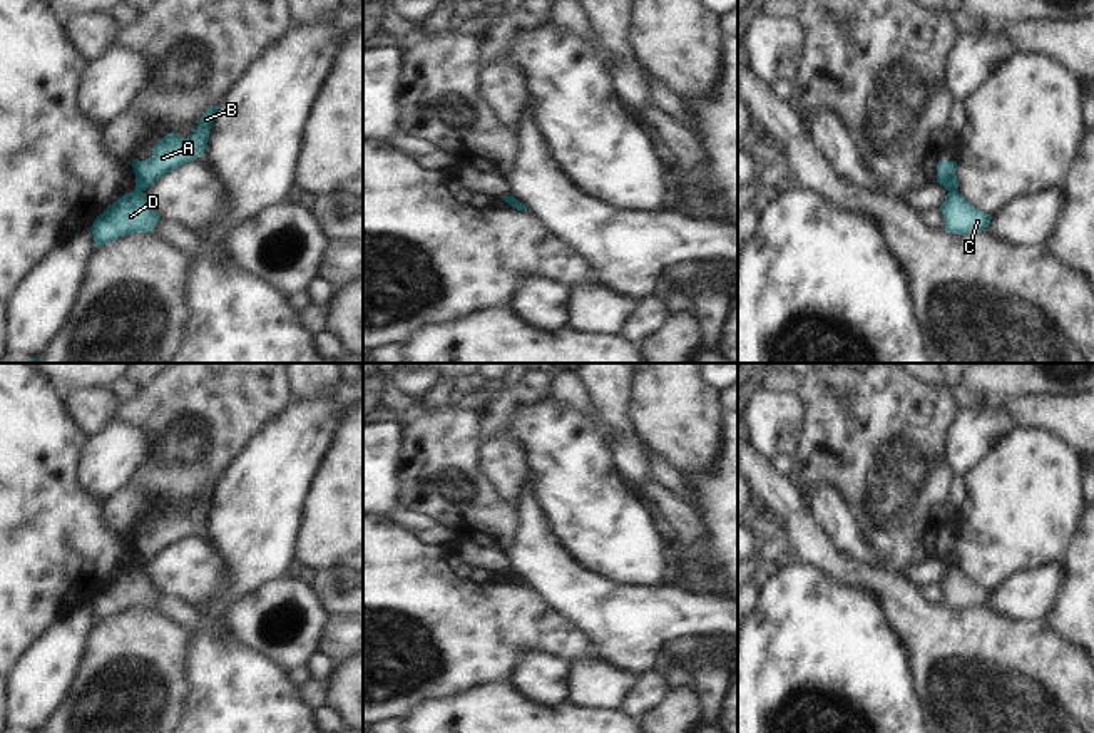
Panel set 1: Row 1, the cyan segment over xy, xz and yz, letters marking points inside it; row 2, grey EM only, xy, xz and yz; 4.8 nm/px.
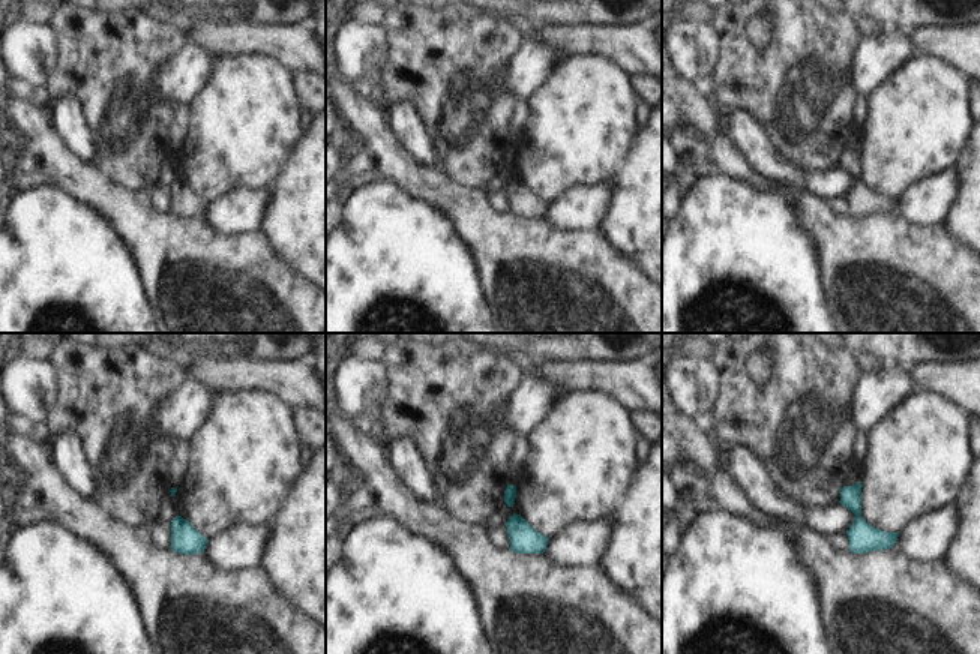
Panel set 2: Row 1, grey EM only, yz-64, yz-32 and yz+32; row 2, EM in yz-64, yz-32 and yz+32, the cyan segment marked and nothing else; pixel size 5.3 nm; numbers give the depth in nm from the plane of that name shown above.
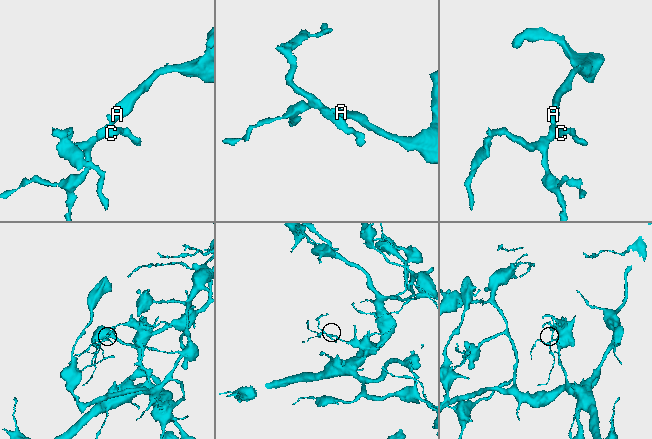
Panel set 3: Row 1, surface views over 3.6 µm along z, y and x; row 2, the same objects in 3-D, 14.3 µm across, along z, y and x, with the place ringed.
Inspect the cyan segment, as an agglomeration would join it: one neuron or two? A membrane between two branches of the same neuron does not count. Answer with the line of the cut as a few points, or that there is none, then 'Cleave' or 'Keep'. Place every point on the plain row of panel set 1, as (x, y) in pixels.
Split along yz (949, 564), (955, 566). Cleave.

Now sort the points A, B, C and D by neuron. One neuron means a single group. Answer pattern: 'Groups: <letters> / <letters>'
Groups: A B / C D.

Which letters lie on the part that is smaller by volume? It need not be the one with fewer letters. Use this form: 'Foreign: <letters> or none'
Foreign: C, D

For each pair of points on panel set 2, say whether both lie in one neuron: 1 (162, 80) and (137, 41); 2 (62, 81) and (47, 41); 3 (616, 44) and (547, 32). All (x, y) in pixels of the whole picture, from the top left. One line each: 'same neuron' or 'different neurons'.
1: different neurons
2: different neurons
3: same neuron

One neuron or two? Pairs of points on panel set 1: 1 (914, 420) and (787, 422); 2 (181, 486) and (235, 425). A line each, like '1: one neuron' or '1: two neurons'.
1: two neurons
2: one neuron

